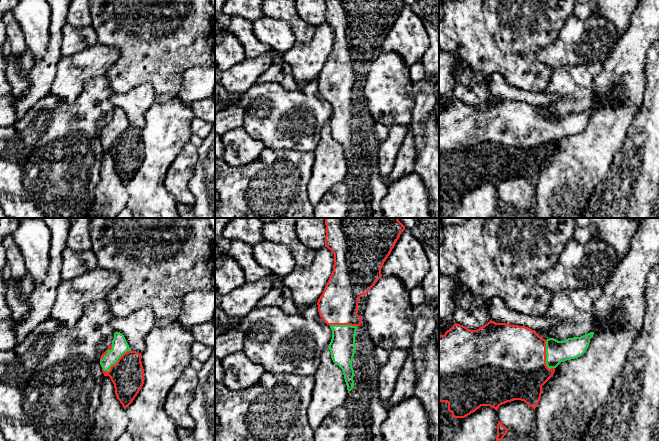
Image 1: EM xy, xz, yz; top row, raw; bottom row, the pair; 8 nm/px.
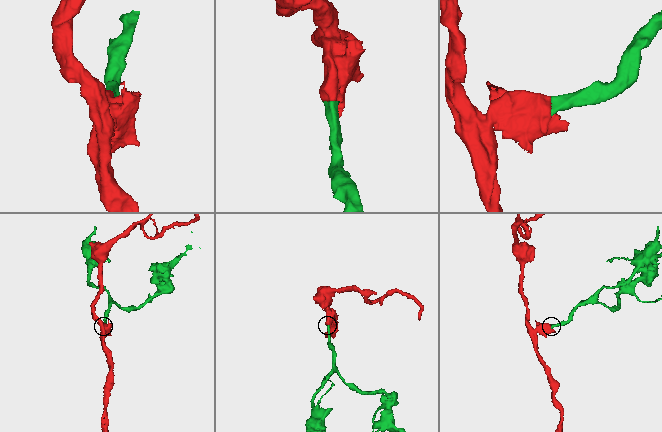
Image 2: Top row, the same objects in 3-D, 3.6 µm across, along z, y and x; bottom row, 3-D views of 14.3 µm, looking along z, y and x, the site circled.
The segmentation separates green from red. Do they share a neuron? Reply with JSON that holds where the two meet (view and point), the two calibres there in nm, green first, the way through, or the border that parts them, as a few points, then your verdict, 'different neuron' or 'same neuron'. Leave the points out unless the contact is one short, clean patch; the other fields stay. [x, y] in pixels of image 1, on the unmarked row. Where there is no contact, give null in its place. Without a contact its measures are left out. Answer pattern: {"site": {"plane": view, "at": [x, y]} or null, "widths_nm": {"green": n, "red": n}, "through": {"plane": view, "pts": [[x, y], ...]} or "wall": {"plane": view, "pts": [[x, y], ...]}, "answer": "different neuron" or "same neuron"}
{"site": {"plane": "xy", "at": [116, 138]}, "widths_nm": {"green": 130, "red": 260}, "answer": "same neuron"}

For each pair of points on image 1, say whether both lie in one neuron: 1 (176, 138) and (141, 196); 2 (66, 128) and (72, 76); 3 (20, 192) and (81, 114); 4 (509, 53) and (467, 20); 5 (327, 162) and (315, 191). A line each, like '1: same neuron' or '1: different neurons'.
1: same neuron
2: different neurons
3: same neuron
4: same neuron
5: same neuron

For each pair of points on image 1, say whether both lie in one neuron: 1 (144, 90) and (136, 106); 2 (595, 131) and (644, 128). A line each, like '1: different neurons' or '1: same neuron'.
1: same neuron
2: different neurons

